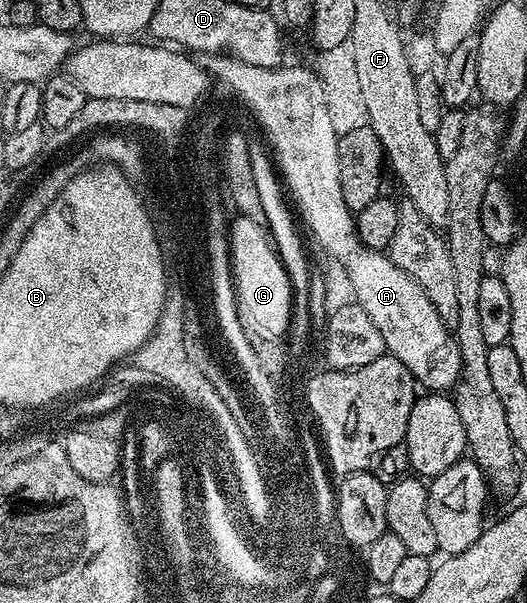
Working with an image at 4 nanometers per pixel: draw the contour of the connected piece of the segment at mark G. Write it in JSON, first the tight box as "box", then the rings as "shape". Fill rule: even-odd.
{"box":[229,217,290,342],"shape":[[[243,217],[233,220],[229,246],[233,288],[243,328],[255,339],[263,338],[266,342],[274,342],[278,338],[279,341],[290,327],[290,281],[277,249],[272,245],[263,223]]]}

